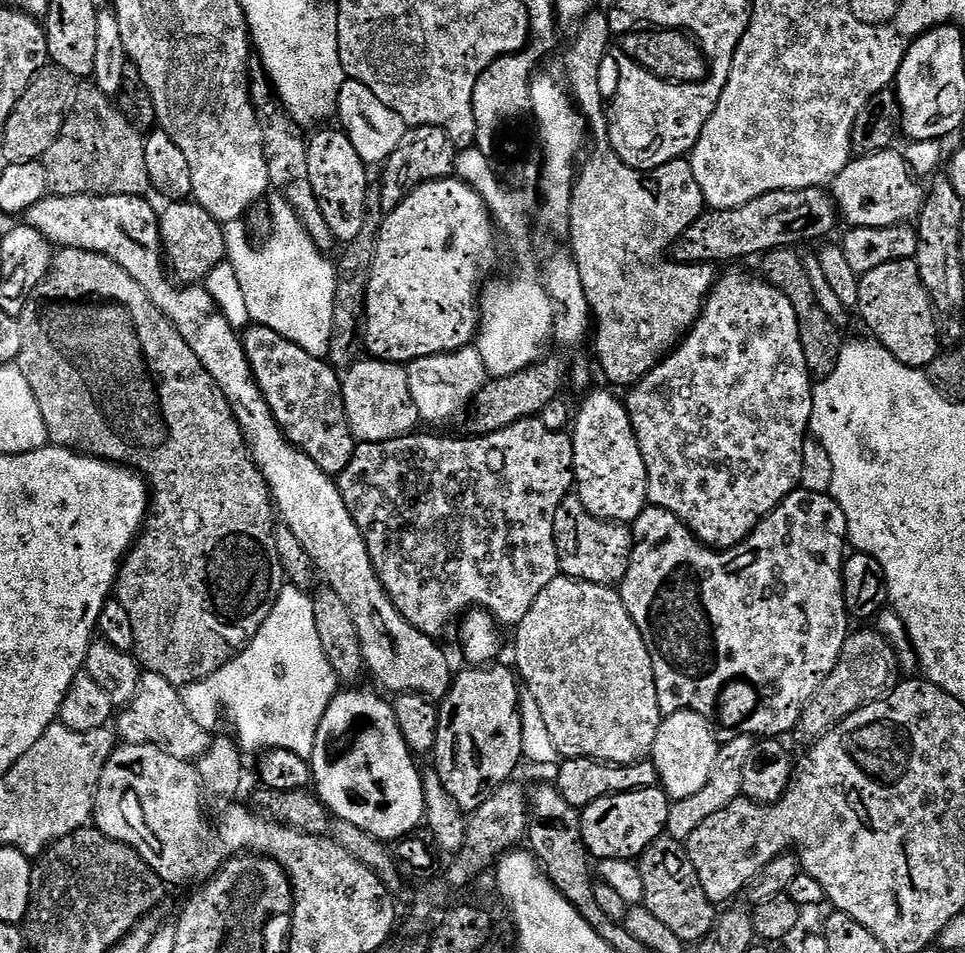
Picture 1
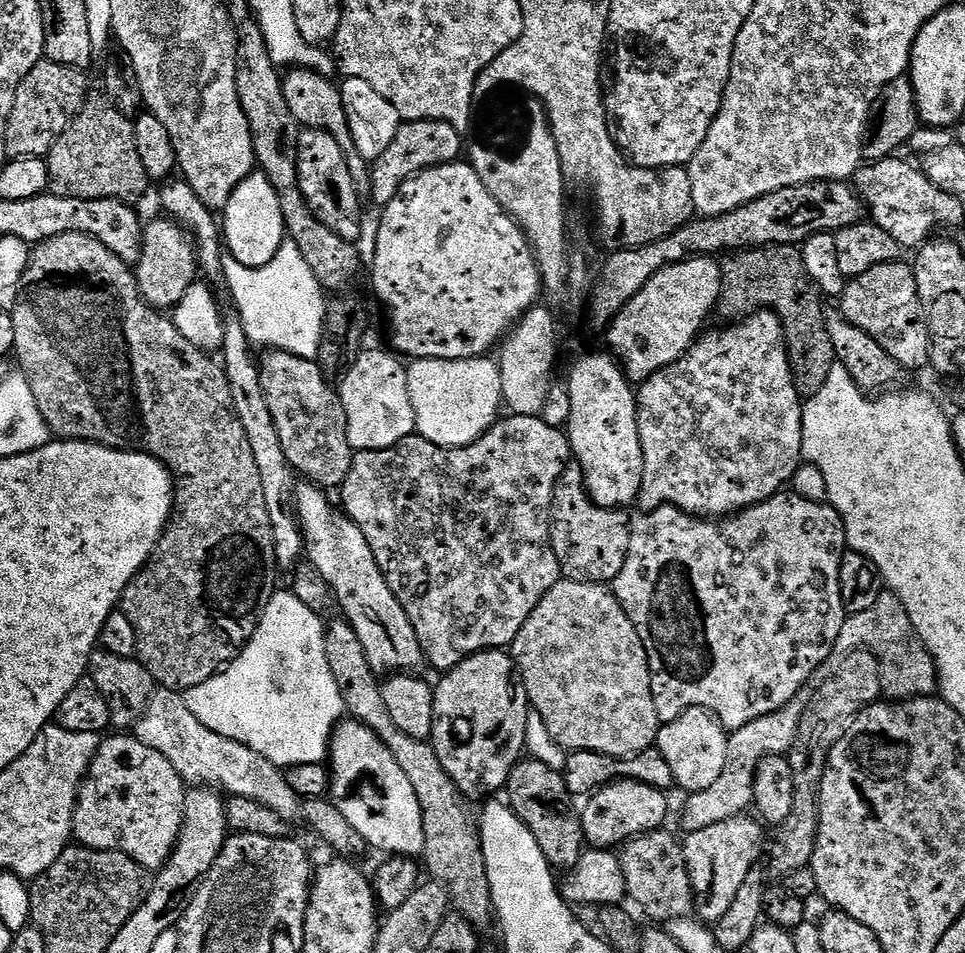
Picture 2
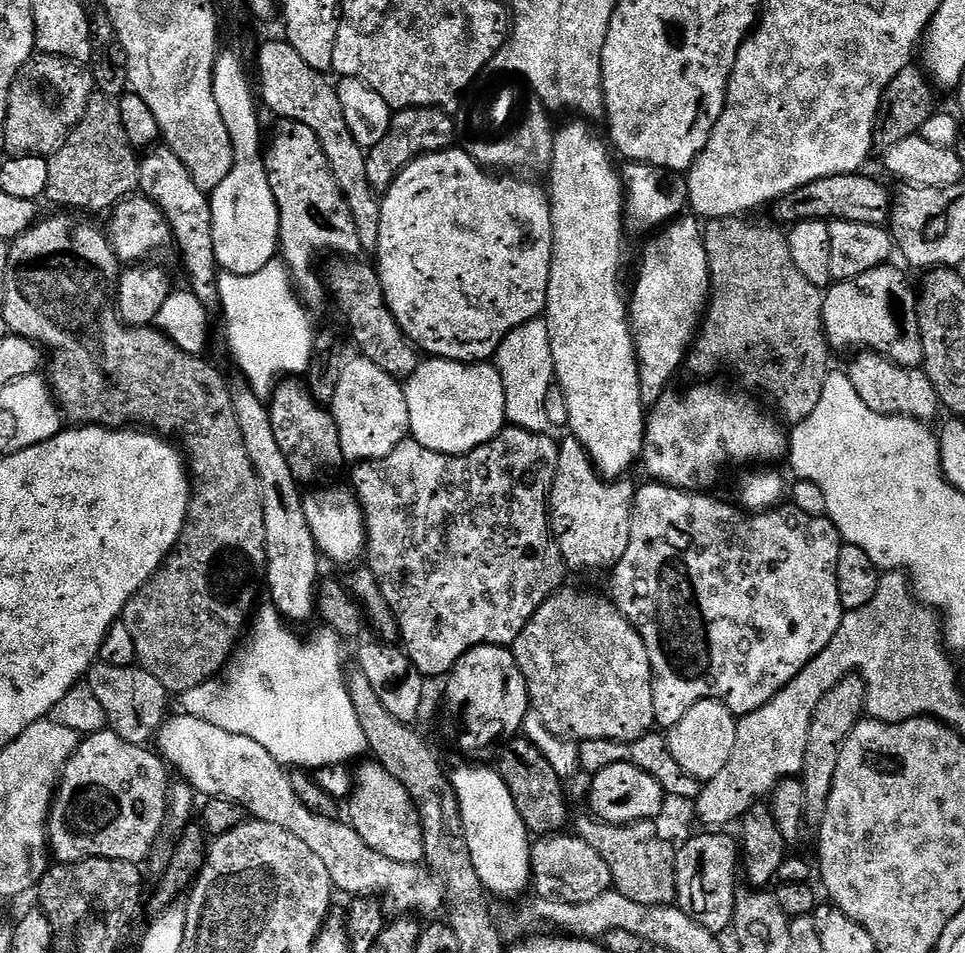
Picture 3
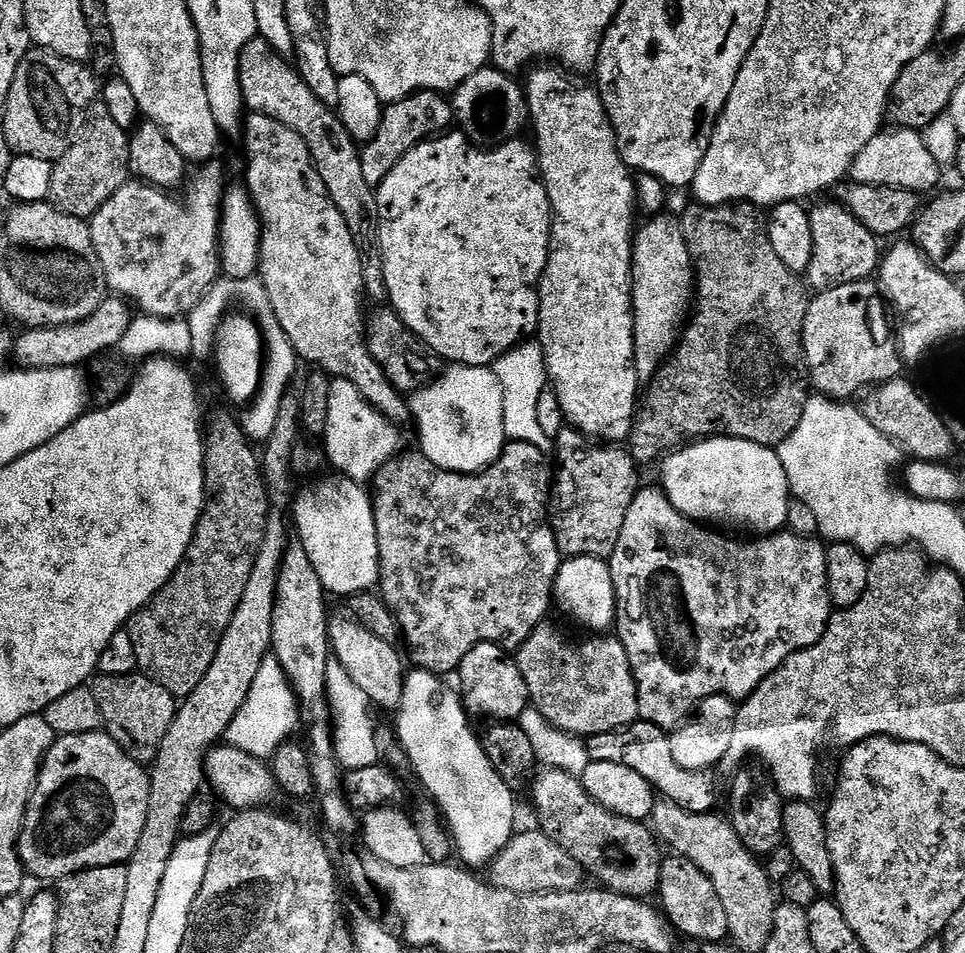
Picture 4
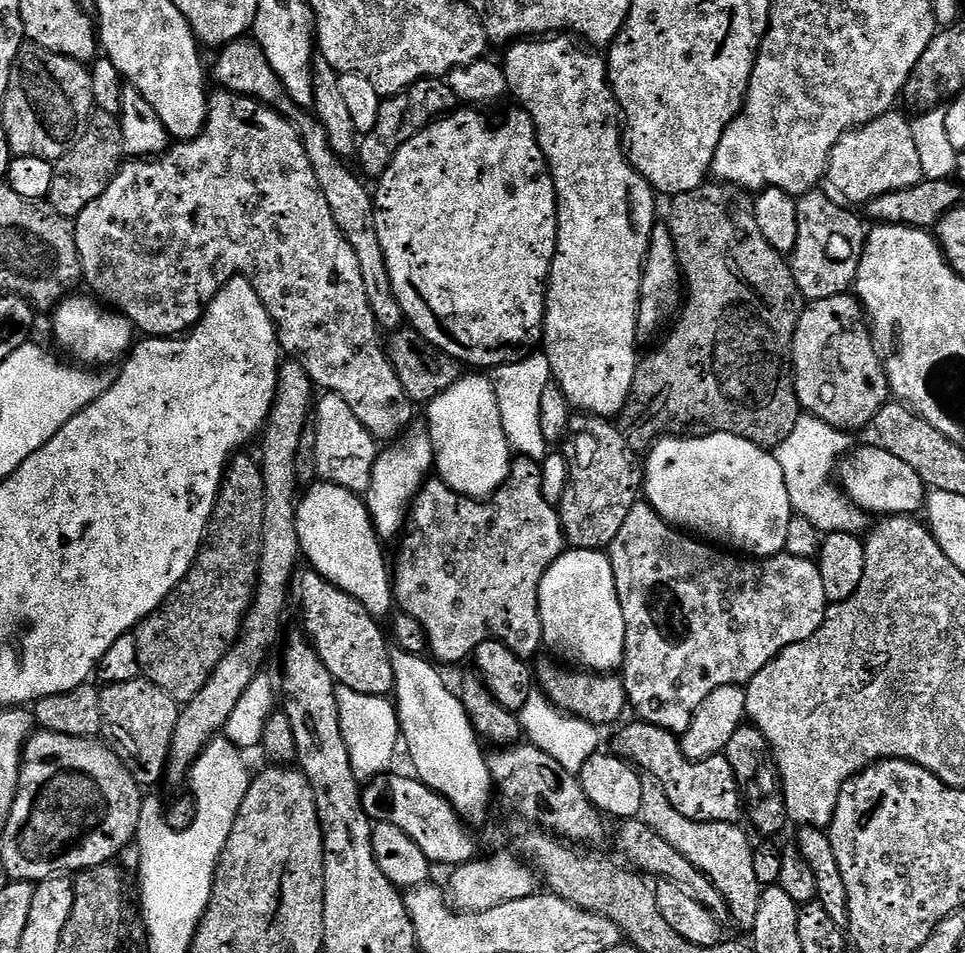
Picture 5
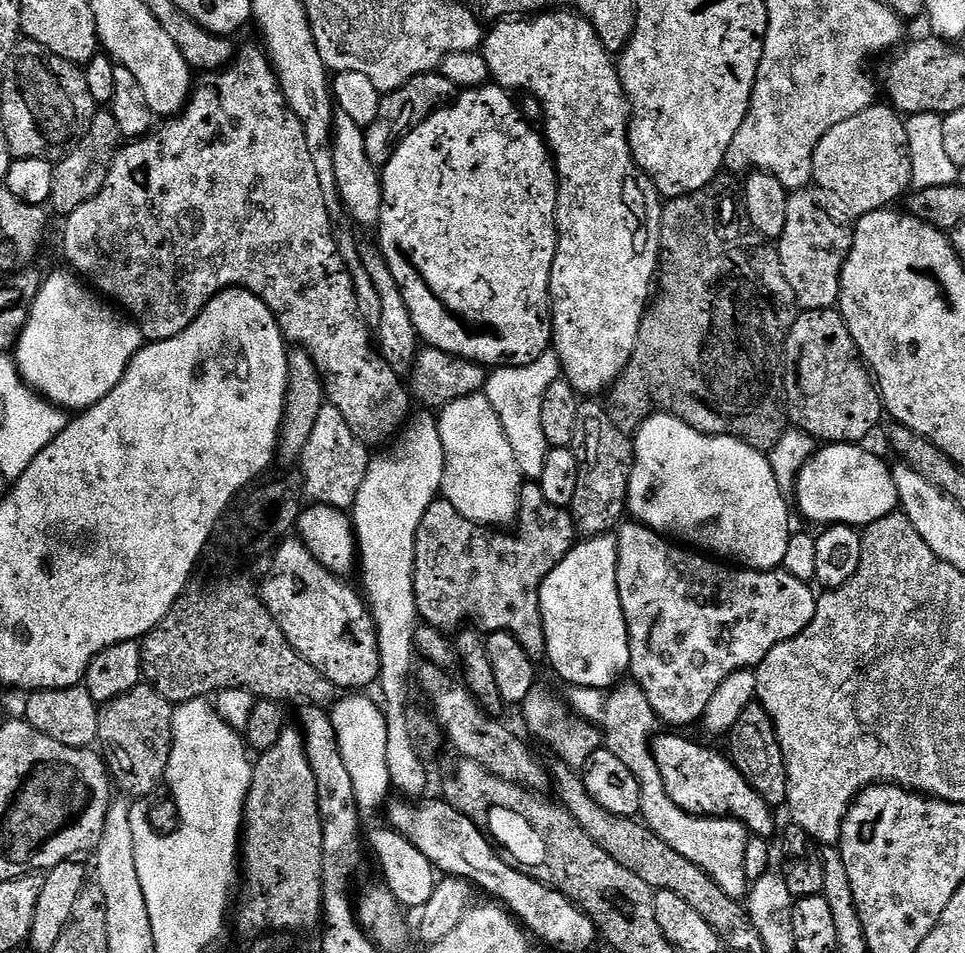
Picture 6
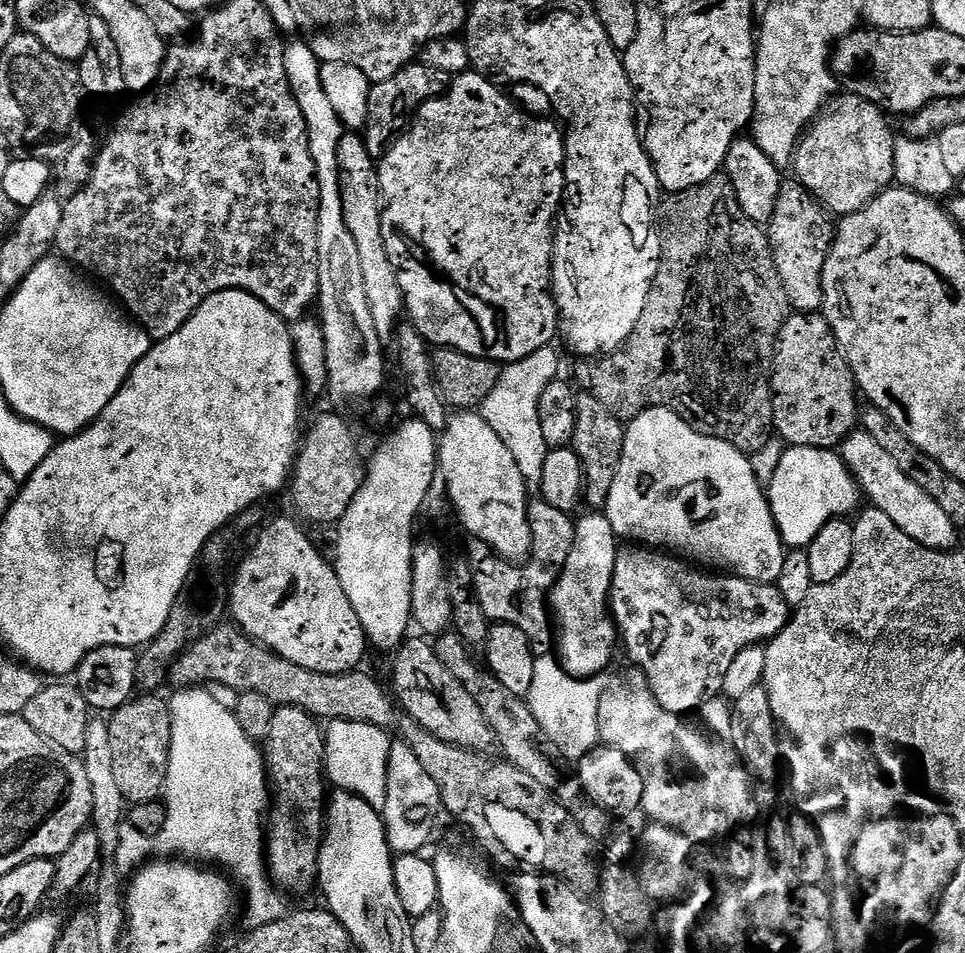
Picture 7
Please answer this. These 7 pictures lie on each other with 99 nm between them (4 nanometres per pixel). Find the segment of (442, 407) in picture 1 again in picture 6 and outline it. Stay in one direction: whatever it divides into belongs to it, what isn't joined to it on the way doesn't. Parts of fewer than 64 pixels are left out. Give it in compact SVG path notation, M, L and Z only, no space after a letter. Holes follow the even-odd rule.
M483 394L466 396L439 409L438 419L444 451L444 477L440 487L443 499L448 500L450 506L454 506L454 510L458 510L467 520L473 520L475 524L511 525L518 516L522 477L518 462L514 458L514 450L510 450L510 442L502 430L502 422L498 414L494 414L494 406L490 406L487 396Z

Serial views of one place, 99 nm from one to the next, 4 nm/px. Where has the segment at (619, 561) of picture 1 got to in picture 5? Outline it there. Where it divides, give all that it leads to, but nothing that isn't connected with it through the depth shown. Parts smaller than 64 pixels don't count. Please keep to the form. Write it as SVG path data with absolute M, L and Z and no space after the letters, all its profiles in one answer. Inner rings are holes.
M573 415L568 436L572 440L566 449L568 481L558 505L564 539L573 549L611 549L626 514L630 514L642 492L638 453L626 442L619 427L603 416Z

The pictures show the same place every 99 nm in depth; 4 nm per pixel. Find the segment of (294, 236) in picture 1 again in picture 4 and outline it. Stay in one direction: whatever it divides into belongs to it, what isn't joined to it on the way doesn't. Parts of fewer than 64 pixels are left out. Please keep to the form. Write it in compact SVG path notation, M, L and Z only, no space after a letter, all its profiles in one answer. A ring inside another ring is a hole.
M221 278L208 289L208 295L204 297L202 307L188 320L190 342L192 343L191 355L193 357L211 357L213 355L216 329L220 327L221 320L224 319L226 313L231 309L228 307L235 300L241 300L249 308L245 309L258 317L260 331L264 337L266 359L264 362L264 374L260 377L260 390L256 393L255 400L251 401L249 408L252 409L245 416L241 415L239 417L240 429L248 435L248 439L252 441L253 445L263 446L270 438L270 434L274 434L274 422L277 421L277 408L285 398L286 391L288 390L286 388L296 376L298 357L294 346L290 342L290 338L286 338L286 334L282 330L278 318L272 313L272 308L268 304L268 295L259 279L229 280Z

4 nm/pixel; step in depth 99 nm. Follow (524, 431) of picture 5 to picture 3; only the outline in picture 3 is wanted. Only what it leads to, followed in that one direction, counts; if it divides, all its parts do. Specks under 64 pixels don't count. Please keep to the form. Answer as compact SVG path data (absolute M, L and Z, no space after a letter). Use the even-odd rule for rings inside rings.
M544 319L531 320L506 334L496 351L494 366L502 378L506 394L504 415L507 423L531 432L547 433L550 425L546 418L546 394L550 394L554 386L556 371L554 354L550 354L550 334Z

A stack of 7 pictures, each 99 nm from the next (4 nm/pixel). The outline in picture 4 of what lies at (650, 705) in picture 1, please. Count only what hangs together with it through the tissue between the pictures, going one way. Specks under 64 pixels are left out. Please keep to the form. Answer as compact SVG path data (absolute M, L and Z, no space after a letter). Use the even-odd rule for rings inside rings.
M545 622L532 631L514 656L516 665L522 670L522 678L526 678L531 707L538 709L542 718L550 721L555 728L581 738L625 728L640 719L636 679L626 646L622 646L620 639L612 634L596 634L591 638L593 640L584 640L581 644L571 644L551 622Z

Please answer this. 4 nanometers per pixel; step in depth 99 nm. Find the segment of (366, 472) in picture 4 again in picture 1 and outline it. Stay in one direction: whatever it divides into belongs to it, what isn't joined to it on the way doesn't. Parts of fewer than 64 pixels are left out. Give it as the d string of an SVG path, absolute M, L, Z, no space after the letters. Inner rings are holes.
M357 359L356 363L343 373L341 392L349 430L356 442L377 444L397 440L400 436L409 435L415 429L412 427L421 423L418 406L414 406L414 398L410 394L405 365L391 364L389 360Z

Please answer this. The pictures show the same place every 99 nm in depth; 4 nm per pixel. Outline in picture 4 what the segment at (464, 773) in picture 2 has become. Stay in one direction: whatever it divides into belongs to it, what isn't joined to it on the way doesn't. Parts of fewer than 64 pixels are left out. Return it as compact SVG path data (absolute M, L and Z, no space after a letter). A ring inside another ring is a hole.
M500 644L474 646L460 663L459 676L464 707L473 717L485 716L488 722L516 722L530 706L526 678L522 678L515 659Z

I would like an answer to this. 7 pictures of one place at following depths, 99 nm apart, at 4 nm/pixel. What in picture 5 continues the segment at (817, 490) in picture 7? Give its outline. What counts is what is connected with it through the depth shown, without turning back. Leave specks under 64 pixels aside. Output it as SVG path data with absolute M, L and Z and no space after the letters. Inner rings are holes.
M879 446L849 451L838 465L839 487L845 496L865 513L877 512L877 517L912 516L926 504L926 486L906 462L894 458L890 450Z

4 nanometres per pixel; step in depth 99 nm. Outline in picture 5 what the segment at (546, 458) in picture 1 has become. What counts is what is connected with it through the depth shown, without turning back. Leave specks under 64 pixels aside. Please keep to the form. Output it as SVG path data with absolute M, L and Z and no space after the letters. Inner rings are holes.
M517 455L512 462L512 471L508 474L508 480L500 487L490 502L474 500L471 496L459 496L450 485L439 478L429 478L420 487L419 492L413 498L408 509L399 537L400 549L396 552L396 568L391 569L392 595L394 604L400 612L410 614L417 622L422 622L422 630L428 639L428 652L433 661L444 664L460 664L464 659L471 657L478 646L487 640L497 640L507 646L518 658L531 661L537 655L536 651L542 648L540 616L539 616L539 586L543 576L551 568L551 564L565 551L566 541L564 530L560 526L560 513L542 494L542 468L541 461L532 460L529 456Z

